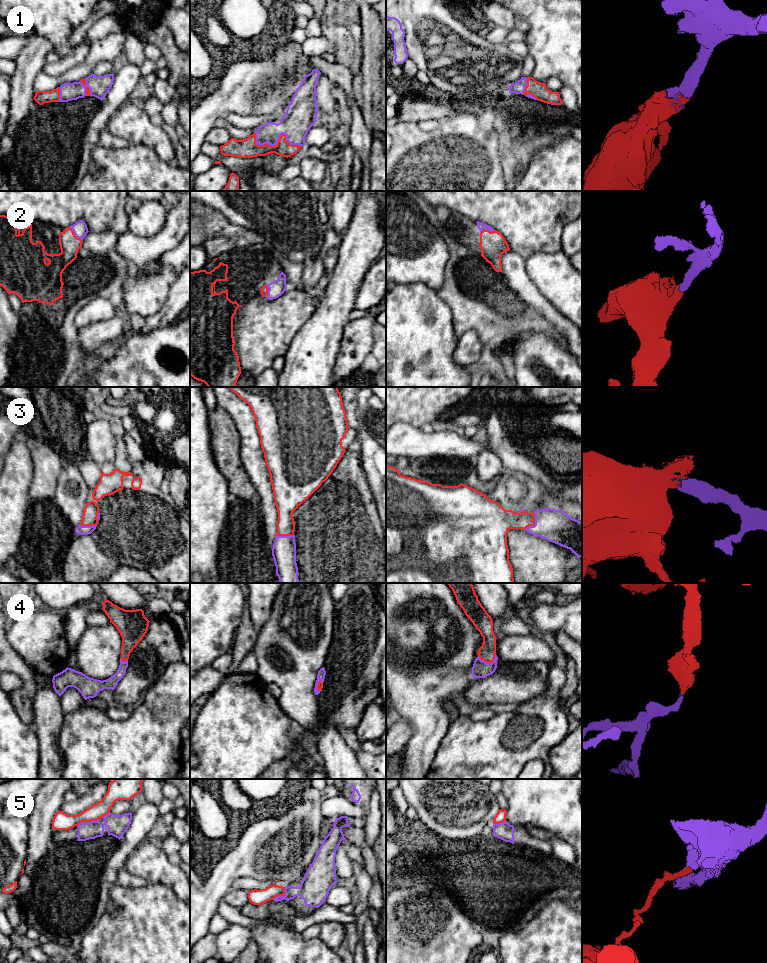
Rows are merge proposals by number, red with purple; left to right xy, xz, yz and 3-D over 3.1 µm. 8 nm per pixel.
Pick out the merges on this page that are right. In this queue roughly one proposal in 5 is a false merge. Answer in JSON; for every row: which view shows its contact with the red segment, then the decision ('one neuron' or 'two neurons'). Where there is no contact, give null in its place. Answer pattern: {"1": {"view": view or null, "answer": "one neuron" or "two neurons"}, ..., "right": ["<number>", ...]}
{"1": {"view": "xz", "answer": "one neuron"}, "2": {"view": "xy", "answer": "one neuron"}, "3": {"view": "yz", "answer": "one neuron"}, "4": {"view": "yz", "answer": "one neuron"}, "5": {"view": "xy", "answer": "two neurons"}, "right": ["1", "2", "3", "4"]}

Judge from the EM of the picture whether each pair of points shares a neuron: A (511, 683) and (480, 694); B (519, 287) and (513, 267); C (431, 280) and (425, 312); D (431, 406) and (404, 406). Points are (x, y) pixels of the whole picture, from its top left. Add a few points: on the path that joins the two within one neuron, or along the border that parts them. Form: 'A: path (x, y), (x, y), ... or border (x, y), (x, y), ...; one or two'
A: path (503, 686), (488, 690); one
B: path (519, 282), (515, 272); one
C: border (406, 283), (423, 283), (435, 291); two
D: path (424, 406), (411, 406); one

